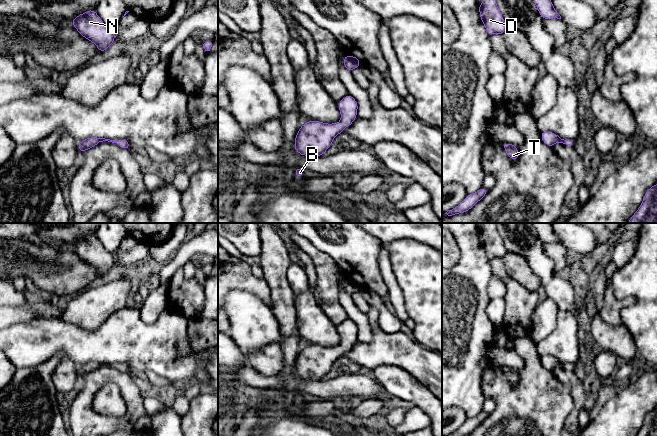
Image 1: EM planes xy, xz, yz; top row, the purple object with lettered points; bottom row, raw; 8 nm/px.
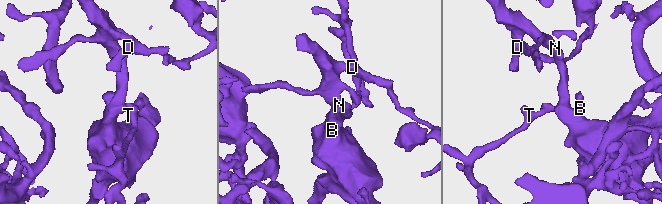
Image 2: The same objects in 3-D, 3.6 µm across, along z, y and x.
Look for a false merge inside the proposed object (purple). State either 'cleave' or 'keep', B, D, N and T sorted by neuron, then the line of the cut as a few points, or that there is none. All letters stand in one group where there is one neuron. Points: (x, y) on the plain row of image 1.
keep | B D N T | no cut

